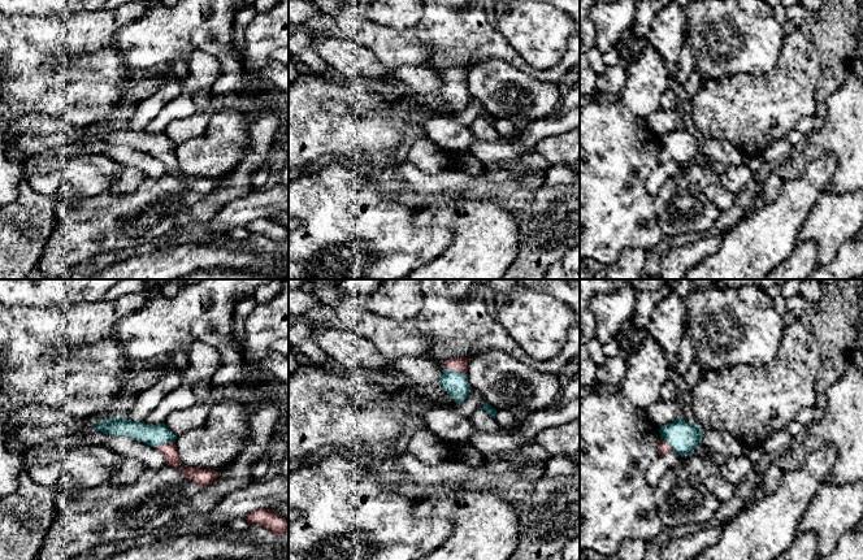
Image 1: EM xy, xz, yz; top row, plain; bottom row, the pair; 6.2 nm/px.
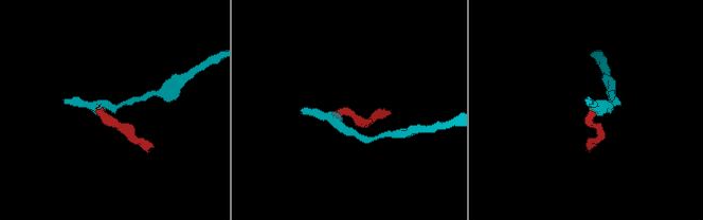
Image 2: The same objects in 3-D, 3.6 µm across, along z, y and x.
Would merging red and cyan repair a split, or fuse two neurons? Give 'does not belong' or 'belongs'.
belongs

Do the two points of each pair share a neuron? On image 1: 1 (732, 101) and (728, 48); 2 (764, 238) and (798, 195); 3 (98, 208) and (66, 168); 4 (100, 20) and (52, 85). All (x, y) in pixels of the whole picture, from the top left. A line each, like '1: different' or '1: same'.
1: different
2: same
3: different
4: same

